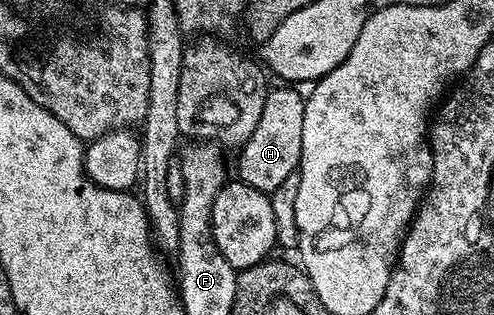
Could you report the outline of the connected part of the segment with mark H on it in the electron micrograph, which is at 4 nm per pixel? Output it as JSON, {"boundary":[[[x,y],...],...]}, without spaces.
{"boundary":[[[281,84],[270,89],[267,104],[263,104],[263,112],[259,115],[259,124],[255,124],[255,132],[240,147],[237,158],[236,177],[242,182],[251,184],[251,188],[259,188],[259,192],[273,194],[287,176],[298,173],[303,152],[303,112],[305,99],[289,84]]]}

